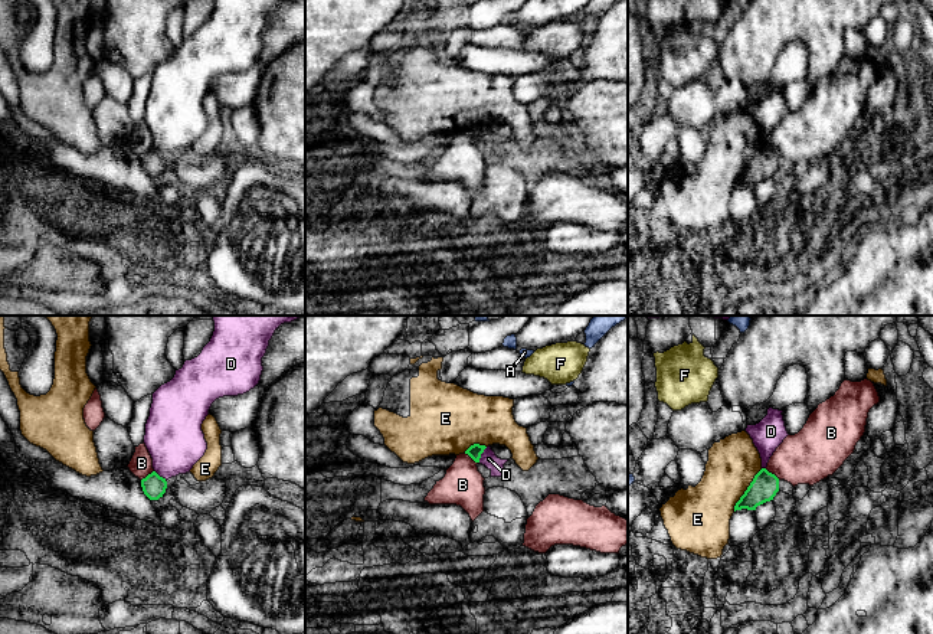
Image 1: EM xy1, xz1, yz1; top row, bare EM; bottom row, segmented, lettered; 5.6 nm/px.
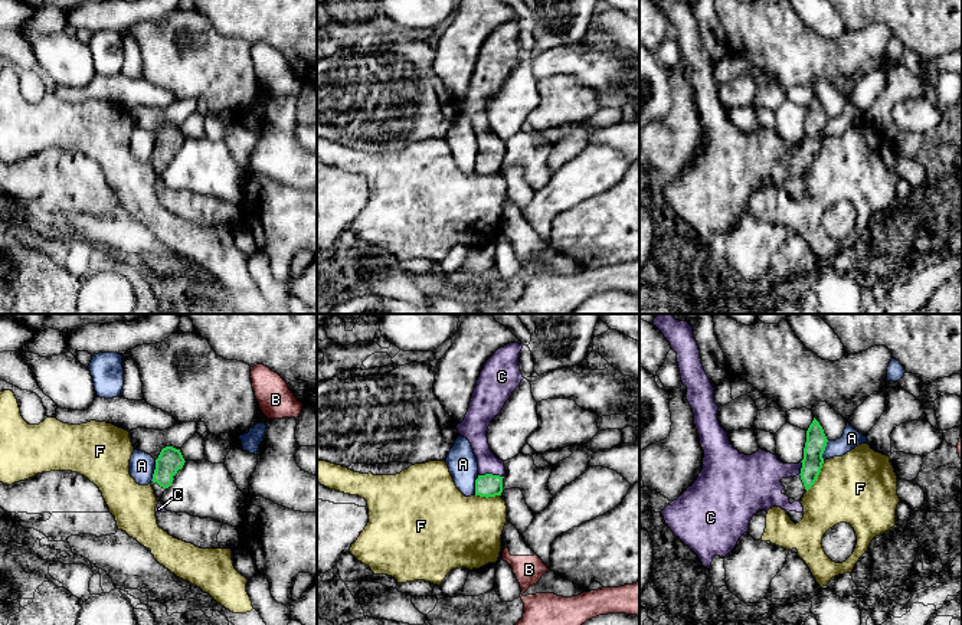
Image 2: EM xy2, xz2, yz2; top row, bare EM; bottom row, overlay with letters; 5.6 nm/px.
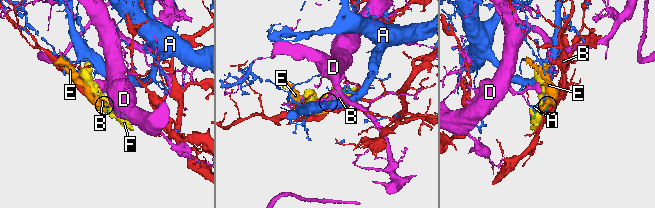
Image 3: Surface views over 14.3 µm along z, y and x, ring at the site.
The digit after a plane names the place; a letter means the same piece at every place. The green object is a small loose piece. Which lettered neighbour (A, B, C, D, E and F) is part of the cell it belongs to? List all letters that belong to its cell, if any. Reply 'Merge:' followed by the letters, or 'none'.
Merge: C

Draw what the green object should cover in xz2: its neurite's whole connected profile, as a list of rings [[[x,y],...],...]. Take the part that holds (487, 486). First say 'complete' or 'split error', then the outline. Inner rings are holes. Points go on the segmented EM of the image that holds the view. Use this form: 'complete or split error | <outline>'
split error | [[[510,343],[485,361],[468,412],[464,421],[457,425],[458,433],[469,441],[478,461],[475,495],[480,497],[488,498],[503,493],[504,461],[491,452],[487,431],[524,379],[518,366],[521,349],[521,344]]]

